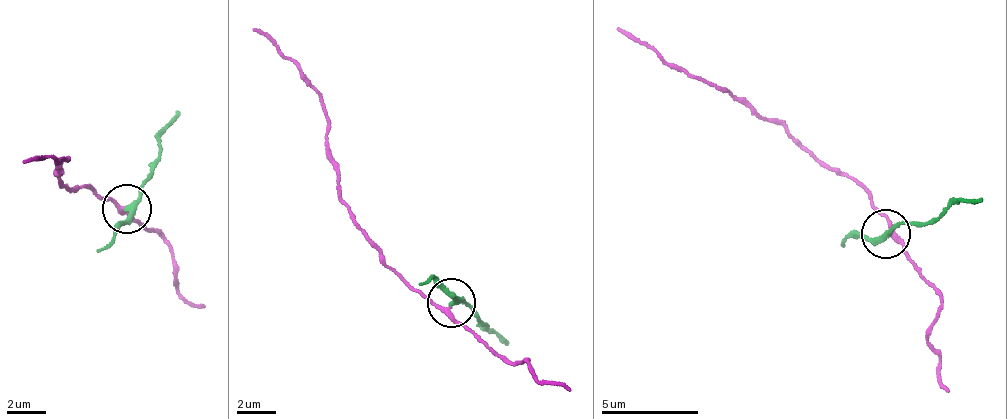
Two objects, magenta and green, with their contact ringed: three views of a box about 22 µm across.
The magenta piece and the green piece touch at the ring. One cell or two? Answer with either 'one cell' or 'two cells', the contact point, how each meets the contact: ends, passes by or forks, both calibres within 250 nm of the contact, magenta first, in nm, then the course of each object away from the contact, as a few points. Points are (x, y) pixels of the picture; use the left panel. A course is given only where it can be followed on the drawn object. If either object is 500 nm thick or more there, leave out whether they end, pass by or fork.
two cells; place (127, 209); magenta passes by; green passes by; calibres 220 and 280 nm; course magenta (125, 207), (60, 182), (55, 173), (69, 160), (24, 159); course green (125, 207), (145, 181), (177, 109)

